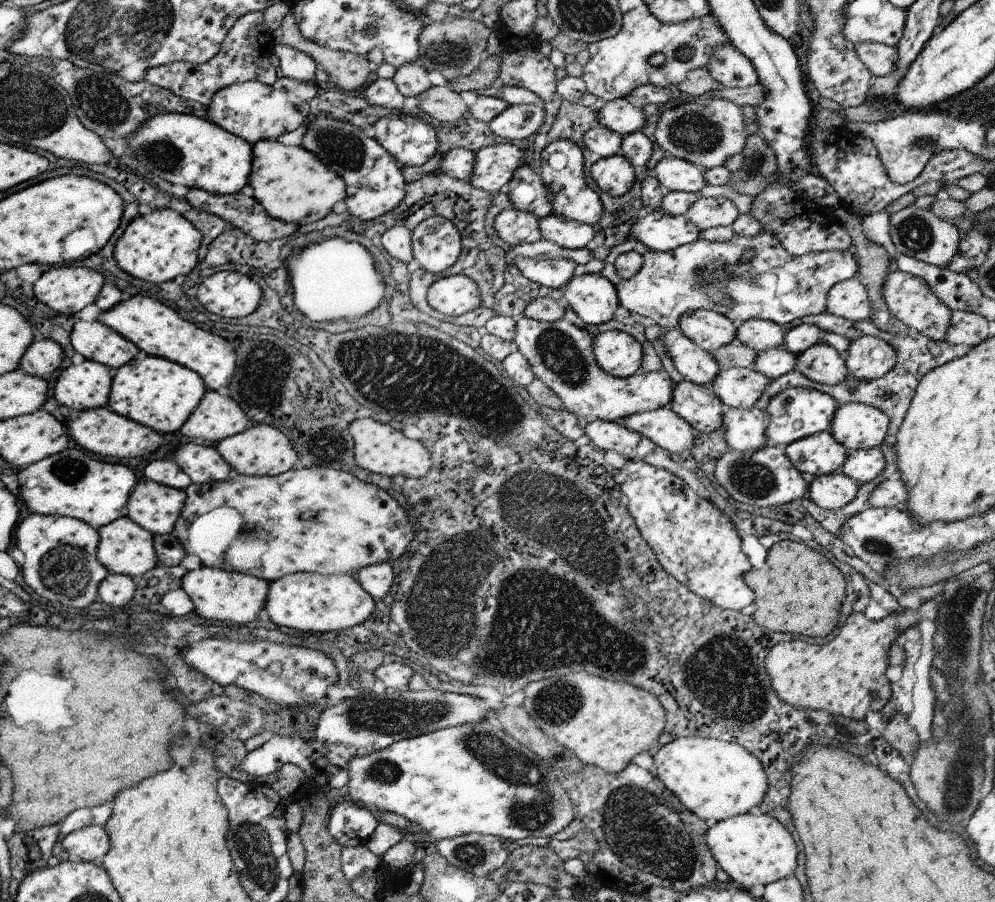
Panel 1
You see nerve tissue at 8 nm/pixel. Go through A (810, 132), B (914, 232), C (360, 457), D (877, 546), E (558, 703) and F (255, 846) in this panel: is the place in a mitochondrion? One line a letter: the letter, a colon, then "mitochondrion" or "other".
A: other
B: mitochondrion
C: other
D: mitochondrion
E: mitochondrion
F: mitochondrion

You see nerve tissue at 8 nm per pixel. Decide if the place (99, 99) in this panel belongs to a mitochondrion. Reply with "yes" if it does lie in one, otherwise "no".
yes

